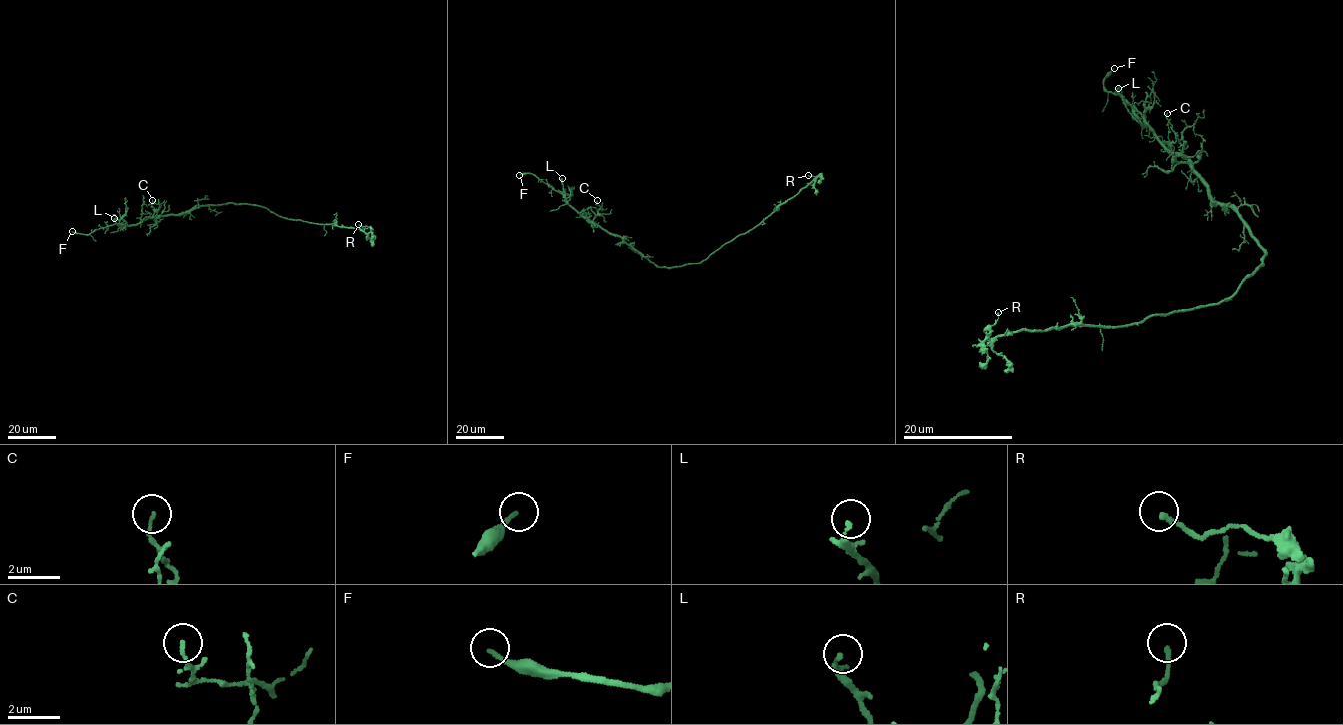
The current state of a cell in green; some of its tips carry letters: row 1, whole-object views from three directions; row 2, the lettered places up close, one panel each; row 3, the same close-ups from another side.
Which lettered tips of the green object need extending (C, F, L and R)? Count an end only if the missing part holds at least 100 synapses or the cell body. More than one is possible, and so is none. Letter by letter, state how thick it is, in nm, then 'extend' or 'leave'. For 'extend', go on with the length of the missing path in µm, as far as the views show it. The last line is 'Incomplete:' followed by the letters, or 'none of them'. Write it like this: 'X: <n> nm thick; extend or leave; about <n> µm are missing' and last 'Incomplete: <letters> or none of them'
C: 110 nm thick; leave
F: 170 nm thick; extend; about 25 µm are missing
L: 130 nm thick; leave
R: 160 nm thick; leave
Incomplete: F

